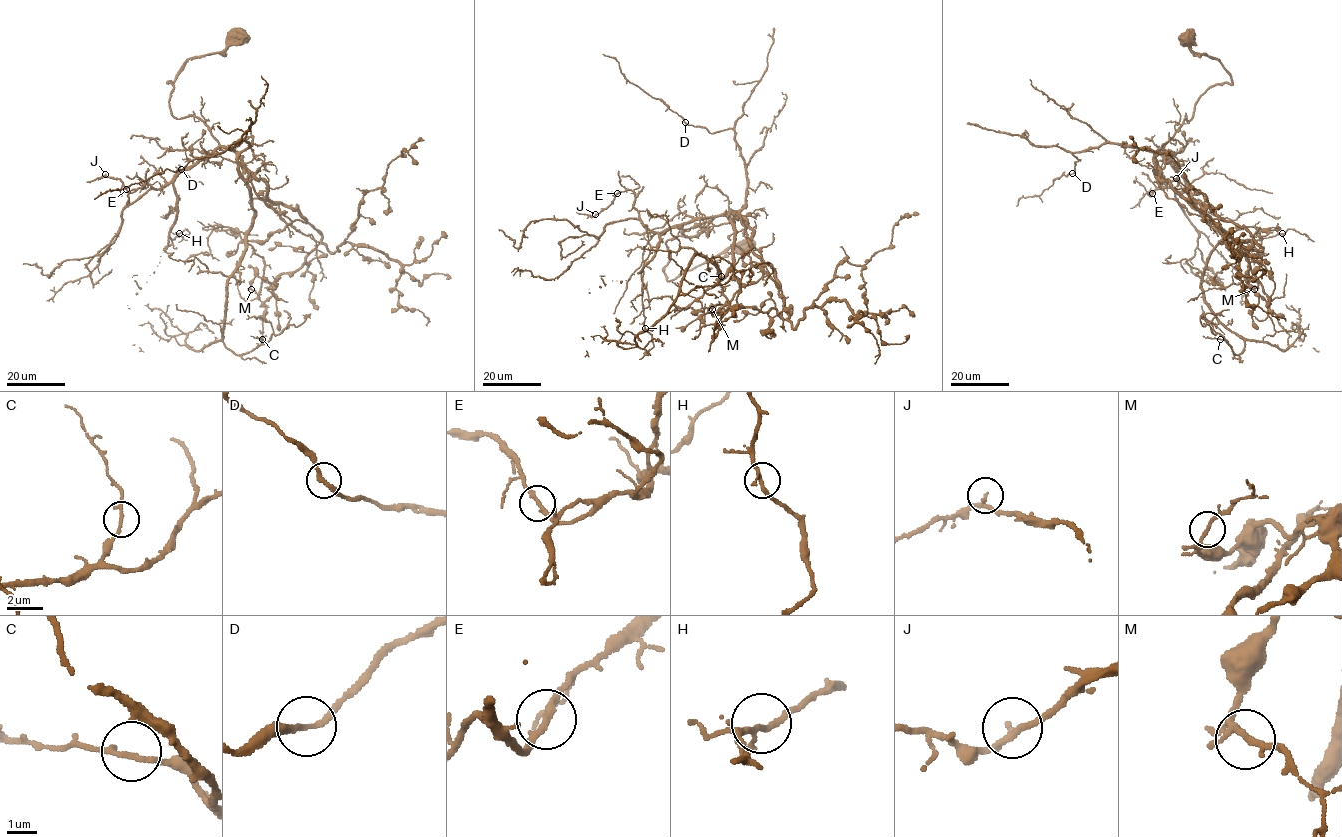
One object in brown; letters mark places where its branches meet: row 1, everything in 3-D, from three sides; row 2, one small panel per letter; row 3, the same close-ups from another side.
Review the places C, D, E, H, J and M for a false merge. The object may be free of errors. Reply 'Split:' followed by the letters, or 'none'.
Split: none

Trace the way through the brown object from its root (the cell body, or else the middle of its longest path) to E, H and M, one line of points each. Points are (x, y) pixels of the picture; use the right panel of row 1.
E: (1188, 38), (1195, 52), (1219, 60), (1232, 83), (1209, 88), (1164, 145), (1186, 185), (1147, 192), (1152, 193)
H: (1188, 38), (1232, 83), (1198, 99), (1164, 145), (1167, 159), (1224, 237), (1282, 233)
M: (1188, 38), (1232, 83), (1198, 99), (1155, 164), (1247, 256), (1254, 289)

